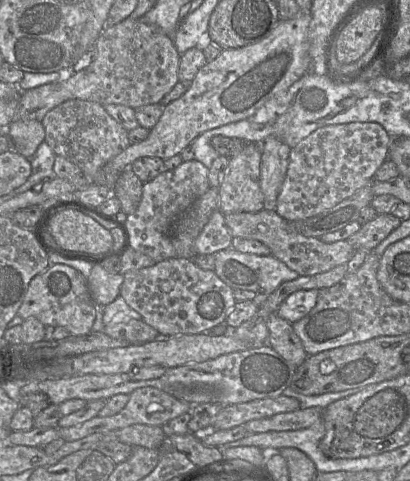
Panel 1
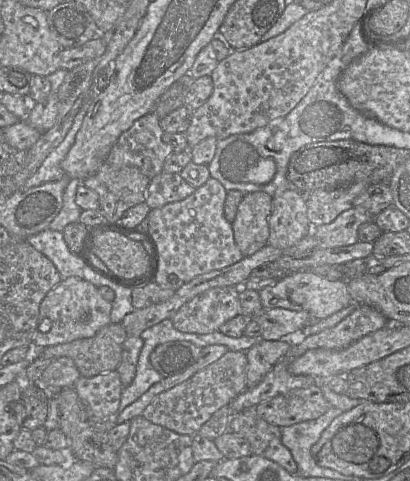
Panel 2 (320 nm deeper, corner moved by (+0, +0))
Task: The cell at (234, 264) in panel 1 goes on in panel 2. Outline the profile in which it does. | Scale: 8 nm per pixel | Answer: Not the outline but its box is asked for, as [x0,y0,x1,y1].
[258,270,354,320]

